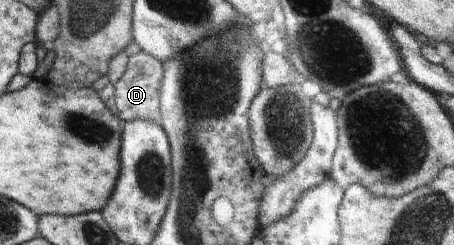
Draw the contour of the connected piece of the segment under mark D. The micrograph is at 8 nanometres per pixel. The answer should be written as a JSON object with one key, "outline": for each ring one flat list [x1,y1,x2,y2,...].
{"outline":[[143,51,128,57,125,73,119,81,114,83,114,106,117,107,117,115,122,121,147,119,162,127,160,97,163,72,162,63]]}

